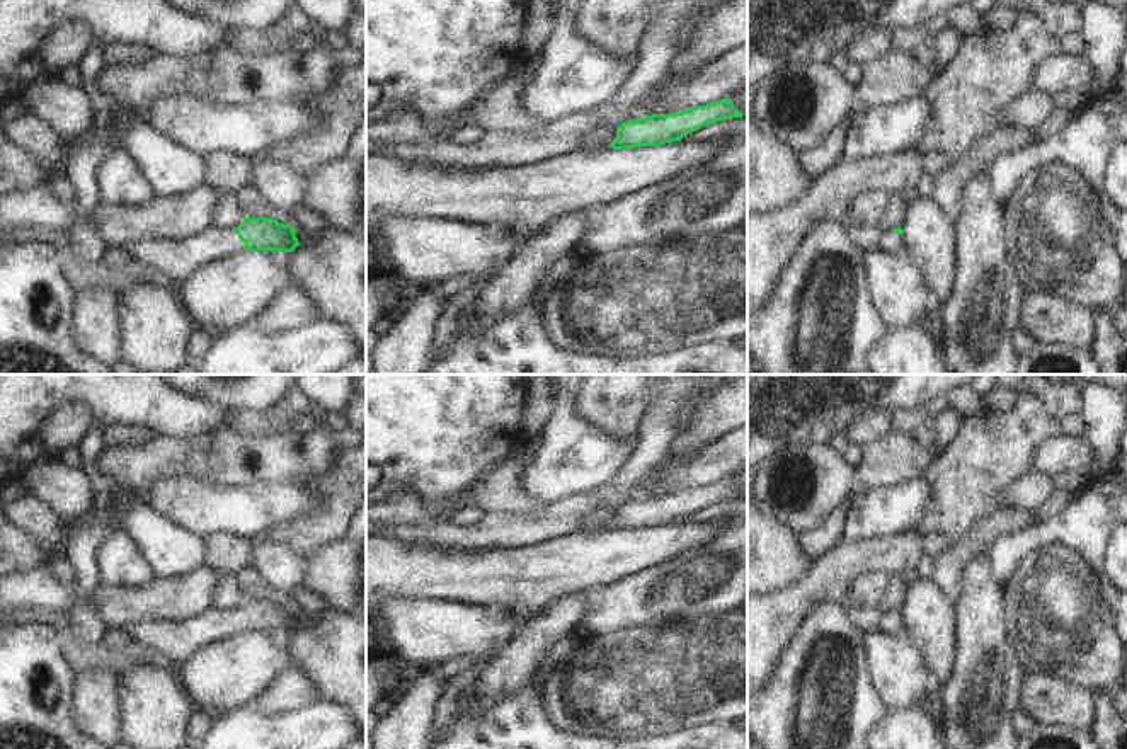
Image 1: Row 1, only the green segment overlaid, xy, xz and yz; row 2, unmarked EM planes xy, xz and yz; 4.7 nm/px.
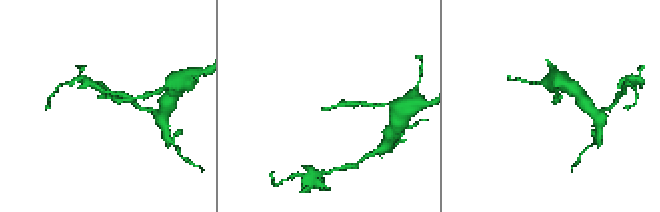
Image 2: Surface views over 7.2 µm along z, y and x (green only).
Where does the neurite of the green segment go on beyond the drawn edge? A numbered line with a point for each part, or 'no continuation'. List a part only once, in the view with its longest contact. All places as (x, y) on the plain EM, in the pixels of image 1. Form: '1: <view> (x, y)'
1: xy (177, 640)

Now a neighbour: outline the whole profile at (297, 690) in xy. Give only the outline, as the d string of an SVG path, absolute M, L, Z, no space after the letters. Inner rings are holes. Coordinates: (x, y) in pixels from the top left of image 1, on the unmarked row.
M289 671L276 679L250 706L267 715L301 712L323 700L320 684L305 671Z

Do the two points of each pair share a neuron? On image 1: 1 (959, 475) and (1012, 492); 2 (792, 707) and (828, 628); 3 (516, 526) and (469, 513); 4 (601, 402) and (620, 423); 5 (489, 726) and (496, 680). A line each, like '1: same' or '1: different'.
1: different
2: same
3: different
4: same
5: different

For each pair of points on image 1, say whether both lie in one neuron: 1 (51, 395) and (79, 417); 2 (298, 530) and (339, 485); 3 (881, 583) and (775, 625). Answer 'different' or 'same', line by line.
1: different
2: same
3: different

